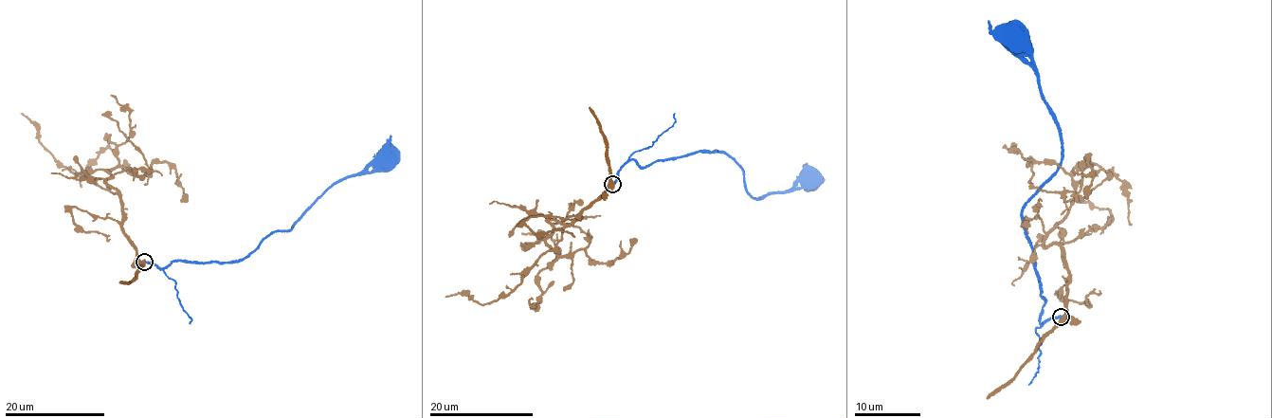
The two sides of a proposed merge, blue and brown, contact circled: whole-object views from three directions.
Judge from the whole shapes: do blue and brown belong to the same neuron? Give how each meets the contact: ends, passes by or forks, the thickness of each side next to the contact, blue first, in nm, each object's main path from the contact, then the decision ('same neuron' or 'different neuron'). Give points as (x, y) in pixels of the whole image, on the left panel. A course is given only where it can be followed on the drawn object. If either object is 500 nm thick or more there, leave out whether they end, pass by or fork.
280/500 nm | blue via (144, 261), (161, 267), (173, 262), (243, 261), (265, 237), (294, 226), (334, 184), (380, 154), (387, 158) | brown via (144, 262), (120, 225), (121, 199), (105, 171), (119, 167), (139, 176), (150, 169), (118, 123), (101, 115) | different neuron

